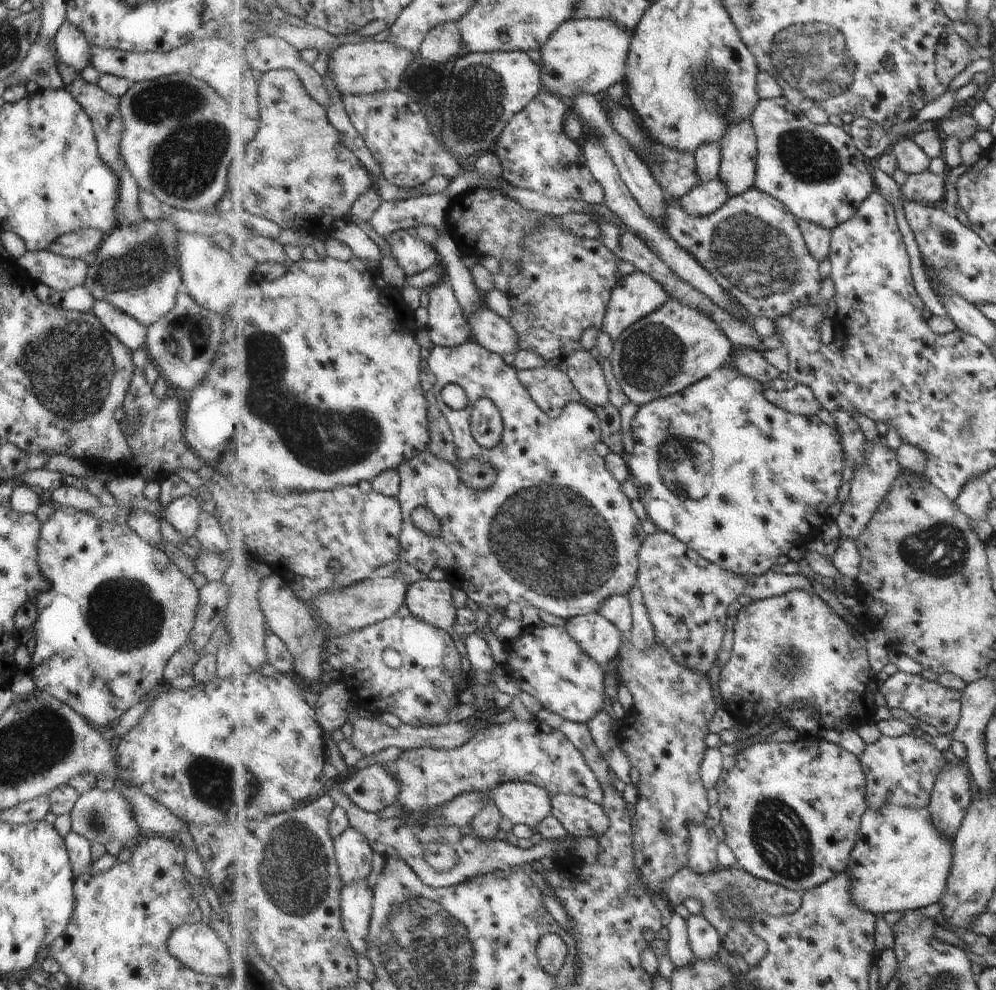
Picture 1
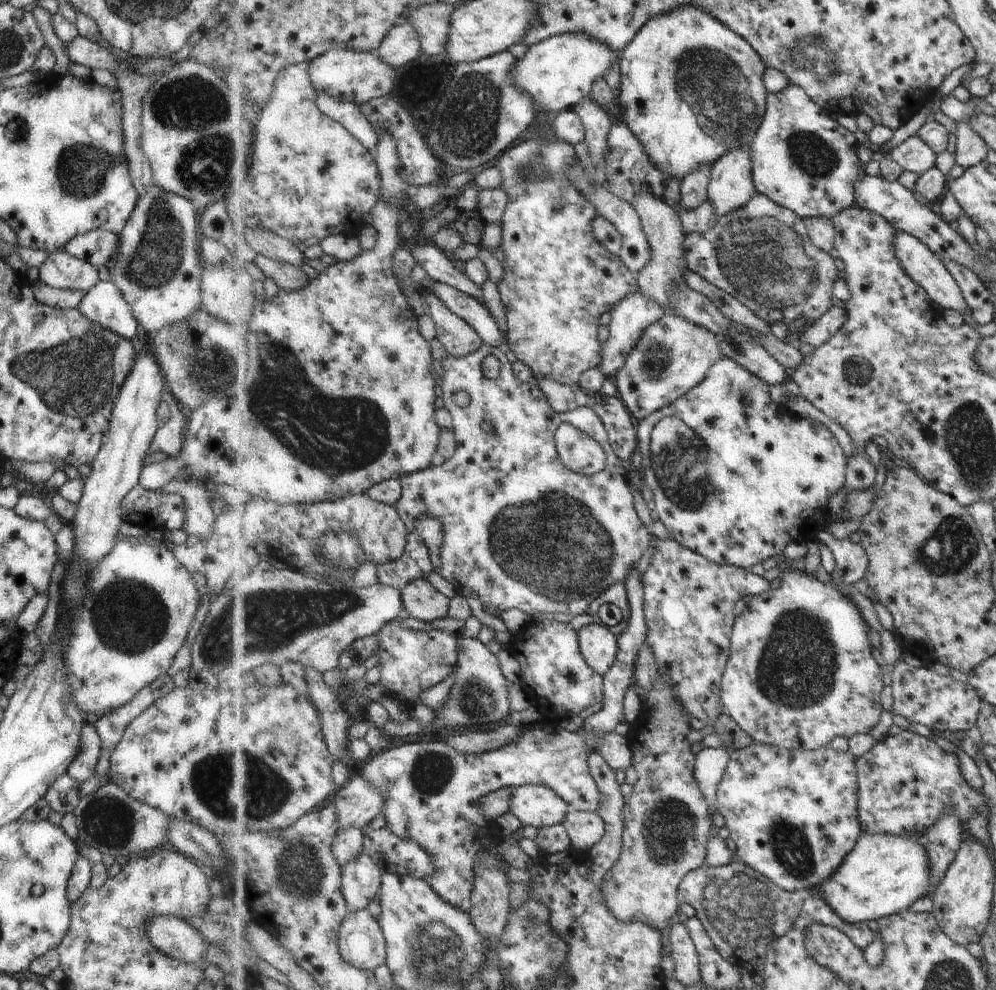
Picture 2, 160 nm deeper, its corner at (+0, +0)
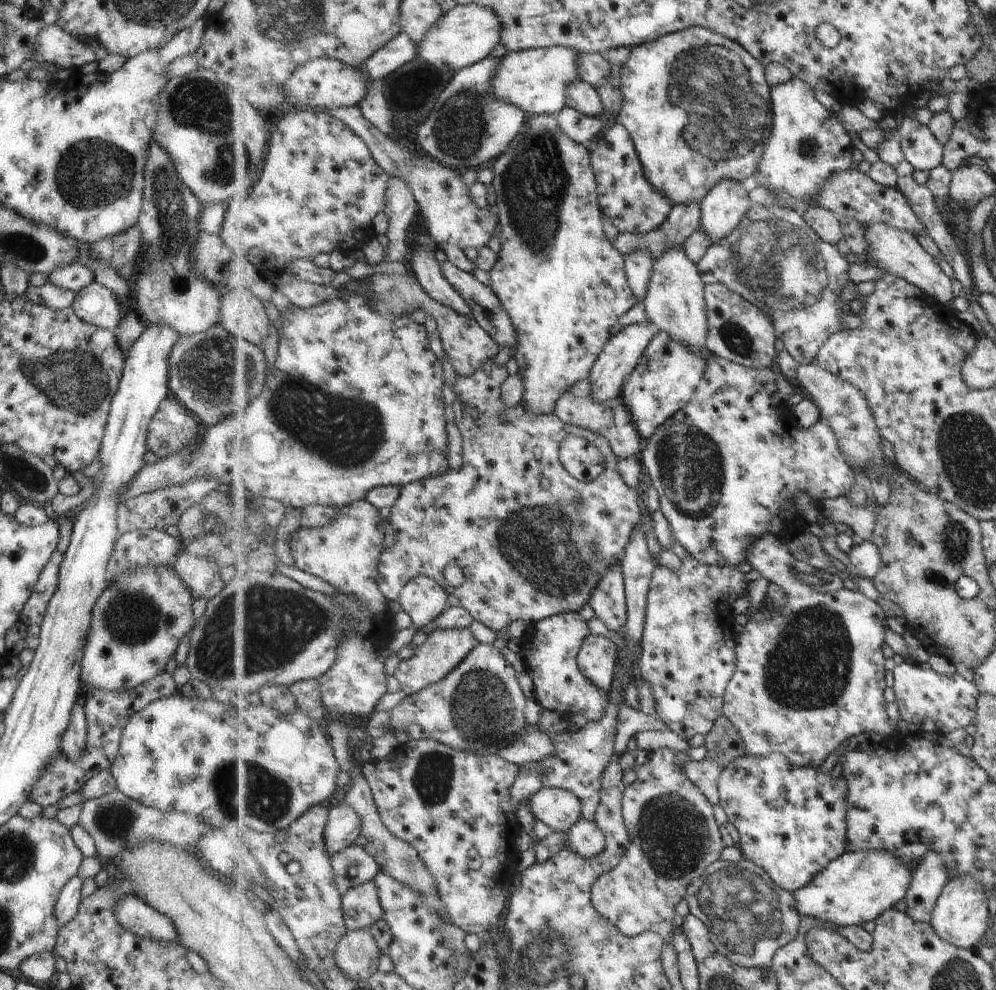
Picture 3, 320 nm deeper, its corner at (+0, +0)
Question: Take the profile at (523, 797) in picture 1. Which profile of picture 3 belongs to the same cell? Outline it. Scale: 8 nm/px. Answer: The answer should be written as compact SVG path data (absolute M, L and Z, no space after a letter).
M545 786L528 803L533 816L553 832L567 833L583 818L581 799L570 790Z

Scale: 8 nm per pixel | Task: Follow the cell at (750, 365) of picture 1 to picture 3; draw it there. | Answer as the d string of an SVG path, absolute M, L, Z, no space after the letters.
M708 284L705 287L708 302L709 332L706 347L712 354L721 355L743 366L760 369L771 367L776 360L777 342L776 326L772 318L758 306L745 300L737 291L726 284Z

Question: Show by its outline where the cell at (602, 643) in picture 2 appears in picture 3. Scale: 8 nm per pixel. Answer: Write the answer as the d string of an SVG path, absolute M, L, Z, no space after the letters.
M589 635L578 654L578 665L587 678L605 692L616 682L618 642L602 635Z

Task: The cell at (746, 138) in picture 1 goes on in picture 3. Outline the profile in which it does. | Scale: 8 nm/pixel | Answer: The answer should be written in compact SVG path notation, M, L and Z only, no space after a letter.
M726 179L721 181L700 204L700 228L708 234L712 244L720 243L739 225L753 207L744 182Z

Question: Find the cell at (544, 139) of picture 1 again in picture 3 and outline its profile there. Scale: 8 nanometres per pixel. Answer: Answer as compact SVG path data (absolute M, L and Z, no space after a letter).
M649 250L636 251L625 258L629 286L632 286L635 296L643 303L654 271L654 260Z

